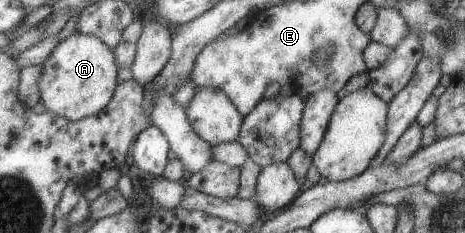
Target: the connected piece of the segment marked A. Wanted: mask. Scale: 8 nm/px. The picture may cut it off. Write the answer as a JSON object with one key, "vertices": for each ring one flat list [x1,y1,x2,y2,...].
{"vertices":[[74,32,64,41,59,42,52,55,42,64,38,78,39,102,59,116,70,121,80,121,101,112,114,99,119,86,120,66,114,49,107,46,99,37]]}

